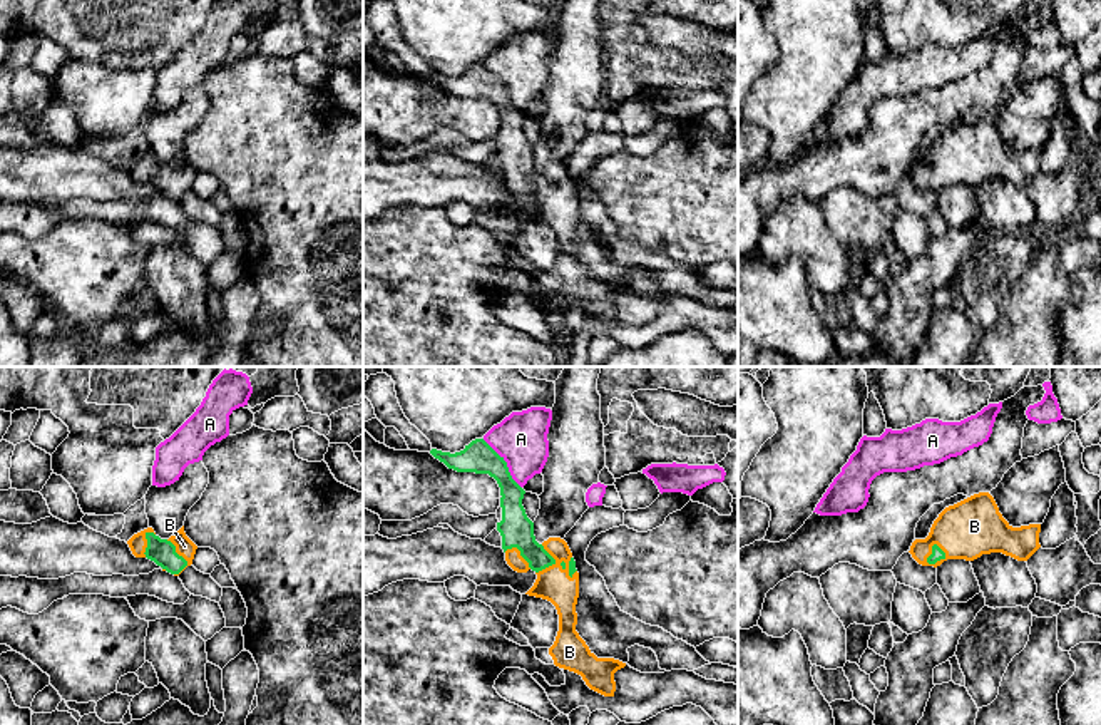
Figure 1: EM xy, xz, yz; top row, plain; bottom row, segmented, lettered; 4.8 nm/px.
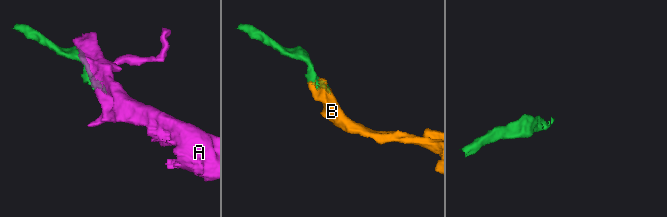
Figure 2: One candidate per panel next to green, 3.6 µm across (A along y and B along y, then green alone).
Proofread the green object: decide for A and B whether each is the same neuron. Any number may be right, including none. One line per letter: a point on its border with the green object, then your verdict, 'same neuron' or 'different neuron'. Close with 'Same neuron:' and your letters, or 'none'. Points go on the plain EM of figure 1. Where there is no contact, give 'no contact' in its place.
A: xz (506, 89) | different neuron
B: yz (931, 179) | same neuron
Same neuron: B

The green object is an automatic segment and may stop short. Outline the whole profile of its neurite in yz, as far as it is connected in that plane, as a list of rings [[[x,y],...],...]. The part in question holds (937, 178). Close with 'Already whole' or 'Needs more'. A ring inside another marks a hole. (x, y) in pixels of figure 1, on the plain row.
[[[989,117],[974,119],[945,132],[925,164],[910,171],[922,191],[940,191],[947,184],[974,186],[982,179],[1002,177],[1027,186],[1039,172],[1041,149],[1012,152]]]. Needs more

